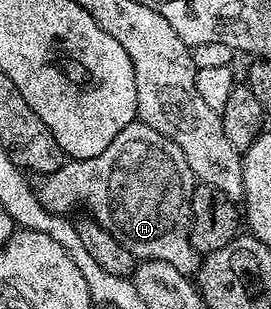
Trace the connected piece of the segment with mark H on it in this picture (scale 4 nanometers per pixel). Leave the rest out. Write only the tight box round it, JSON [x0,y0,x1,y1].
[36,119,200,275]

